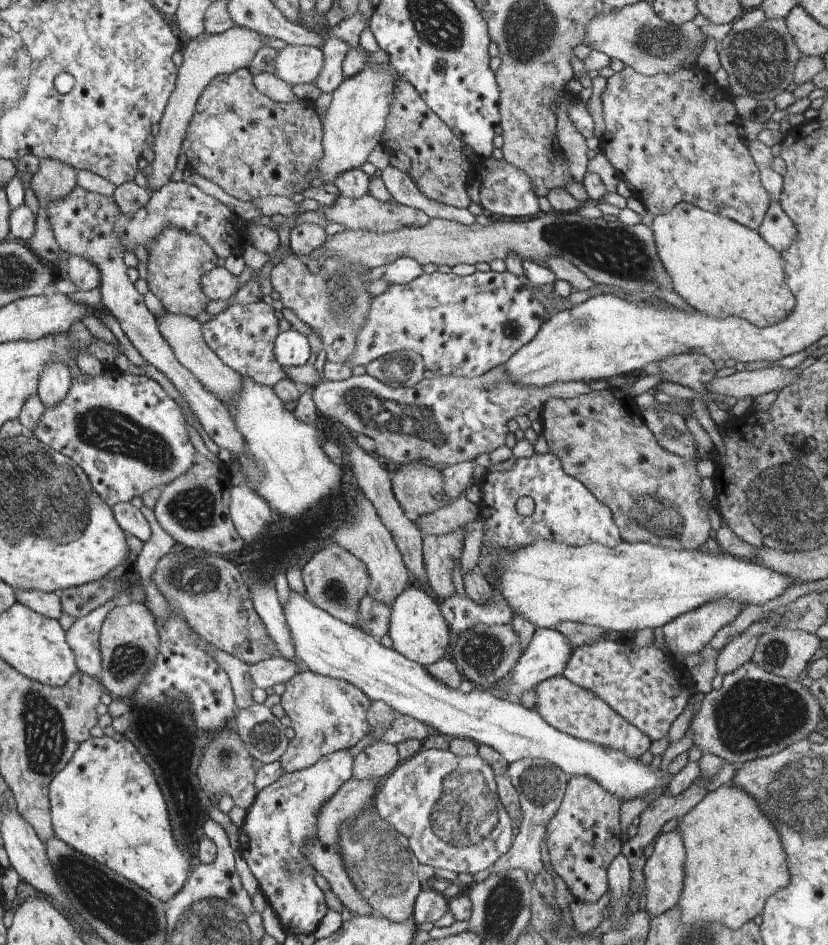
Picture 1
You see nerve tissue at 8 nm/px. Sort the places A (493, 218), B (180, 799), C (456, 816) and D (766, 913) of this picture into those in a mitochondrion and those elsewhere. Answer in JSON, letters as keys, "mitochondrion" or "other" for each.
{"A":"other","B":"mitochondrion","C":"mitochondrion","D":"other"}

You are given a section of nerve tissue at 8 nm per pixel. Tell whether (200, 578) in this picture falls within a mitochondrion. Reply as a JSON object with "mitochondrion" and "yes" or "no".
{"mitochondrion":"yes"}

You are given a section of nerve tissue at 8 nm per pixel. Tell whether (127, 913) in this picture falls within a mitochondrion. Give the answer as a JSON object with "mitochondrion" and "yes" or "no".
{"mitochondrion":"yes"}

